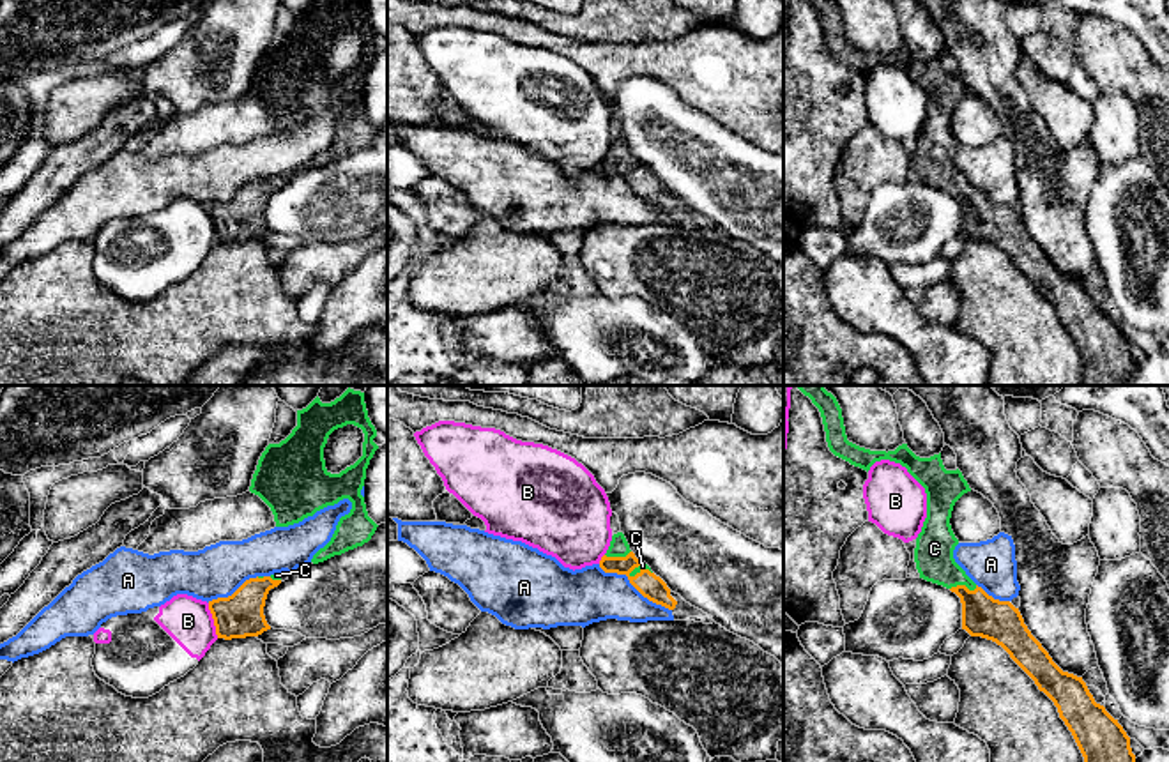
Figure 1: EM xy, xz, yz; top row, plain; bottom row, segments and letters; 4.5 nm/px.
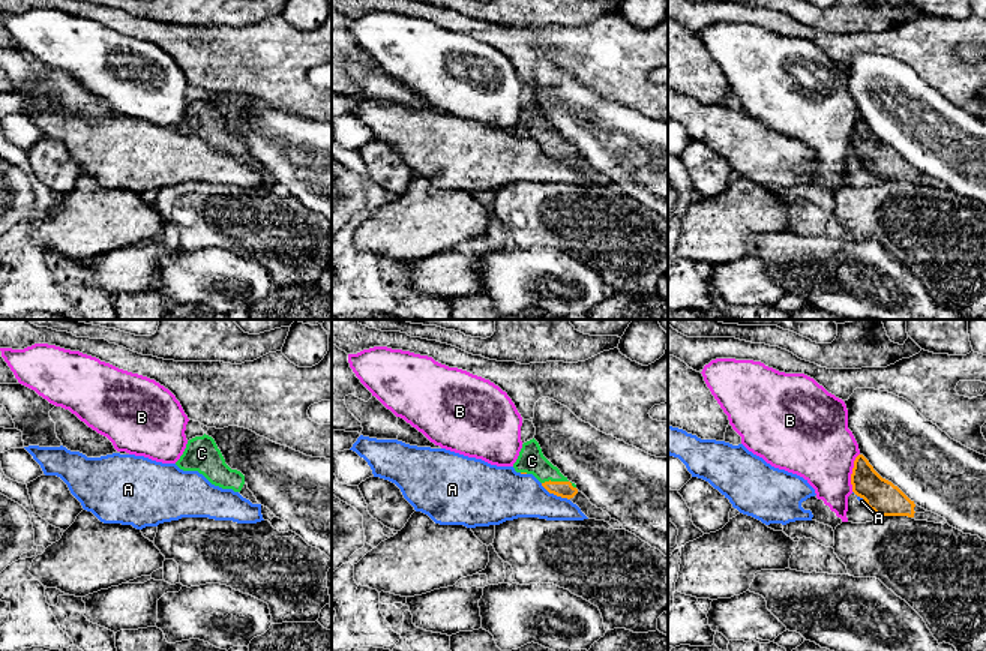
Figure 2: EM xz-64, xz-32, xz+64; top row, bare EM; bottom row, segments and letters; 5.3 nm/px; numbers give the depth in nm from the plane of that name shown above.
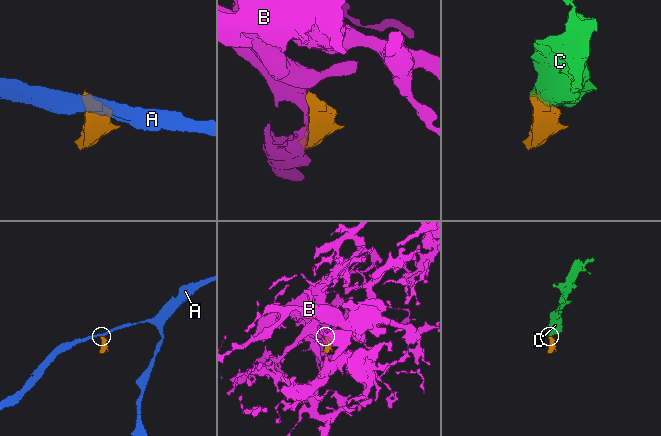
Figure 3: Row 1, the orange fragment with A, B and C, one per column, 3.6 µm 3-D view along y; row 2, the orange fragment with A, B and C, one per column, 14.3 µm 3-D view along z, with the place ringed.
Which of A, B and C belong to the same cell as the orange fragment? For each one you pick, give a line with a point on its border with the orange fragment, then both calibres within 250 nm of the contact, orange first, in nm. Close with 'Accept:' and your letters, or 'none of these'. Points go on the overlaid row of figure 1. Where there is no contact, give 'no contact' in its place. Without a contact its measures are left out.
C: yz (962, 586) | 190/180 nm
Accept: C

